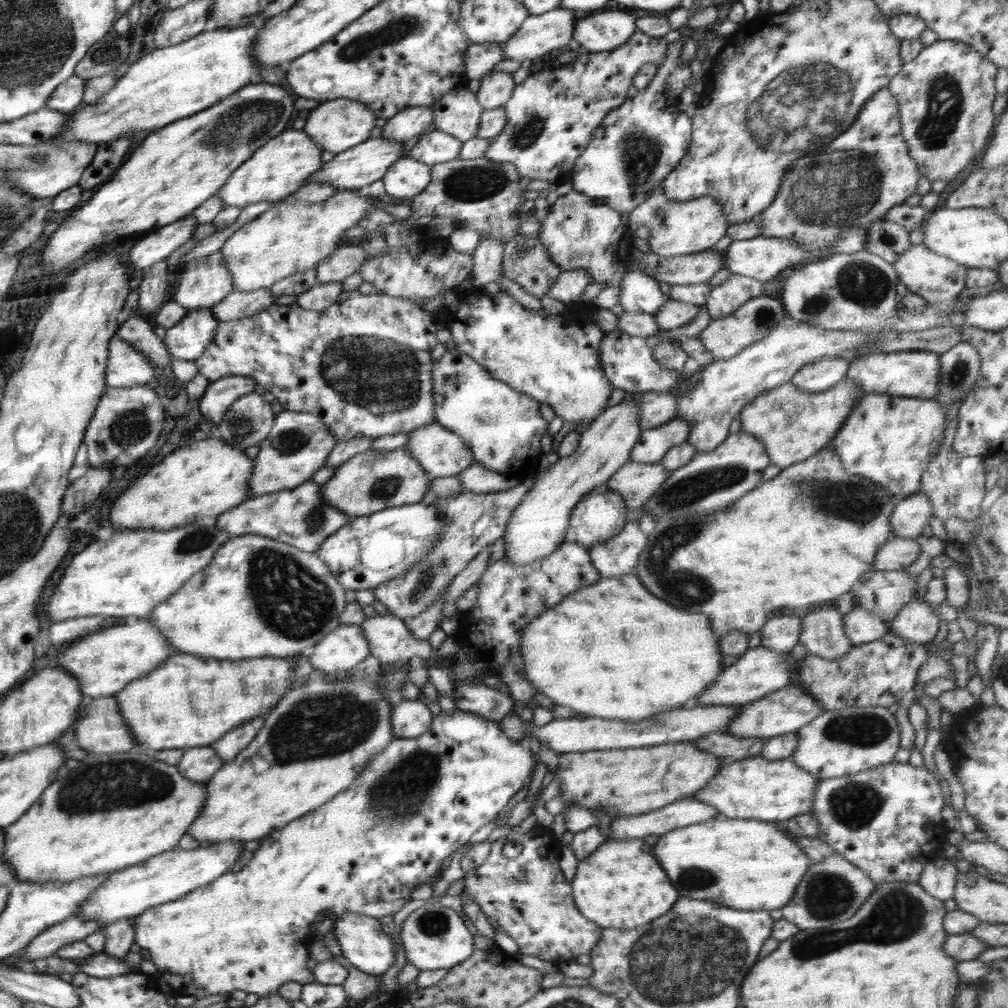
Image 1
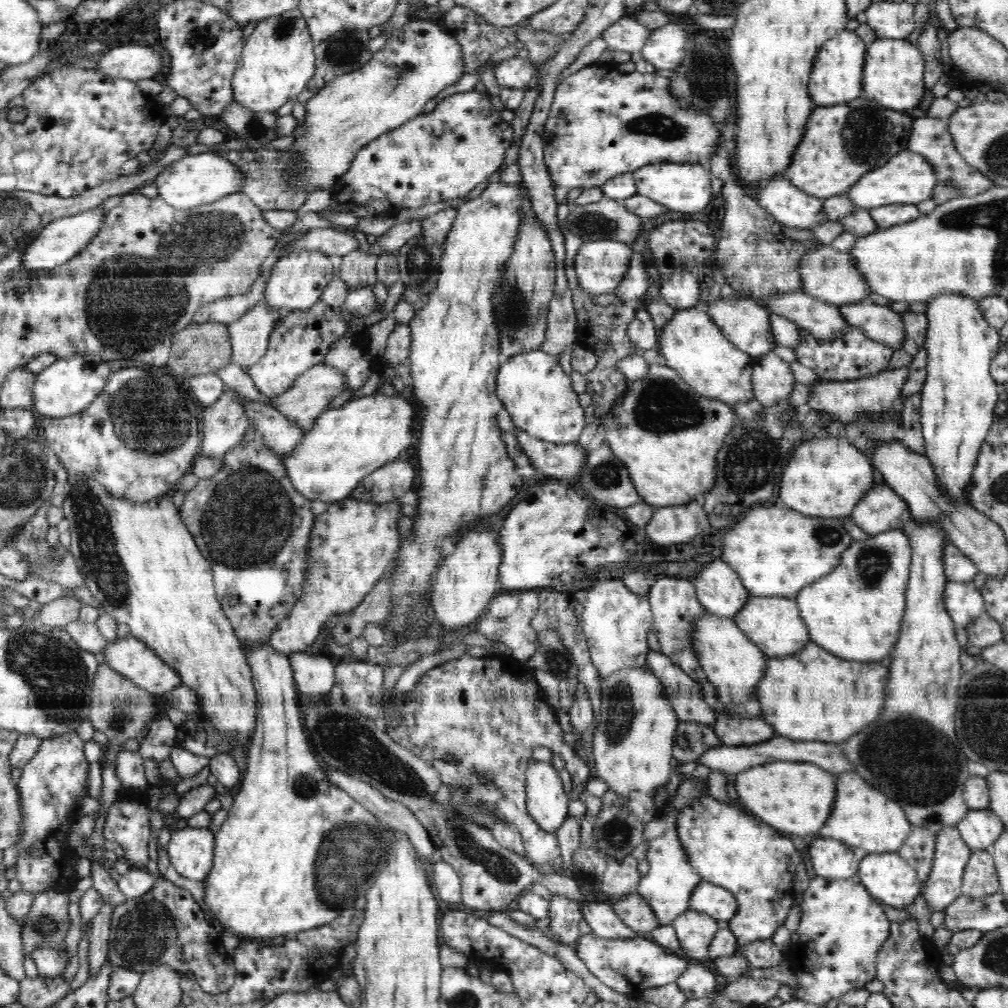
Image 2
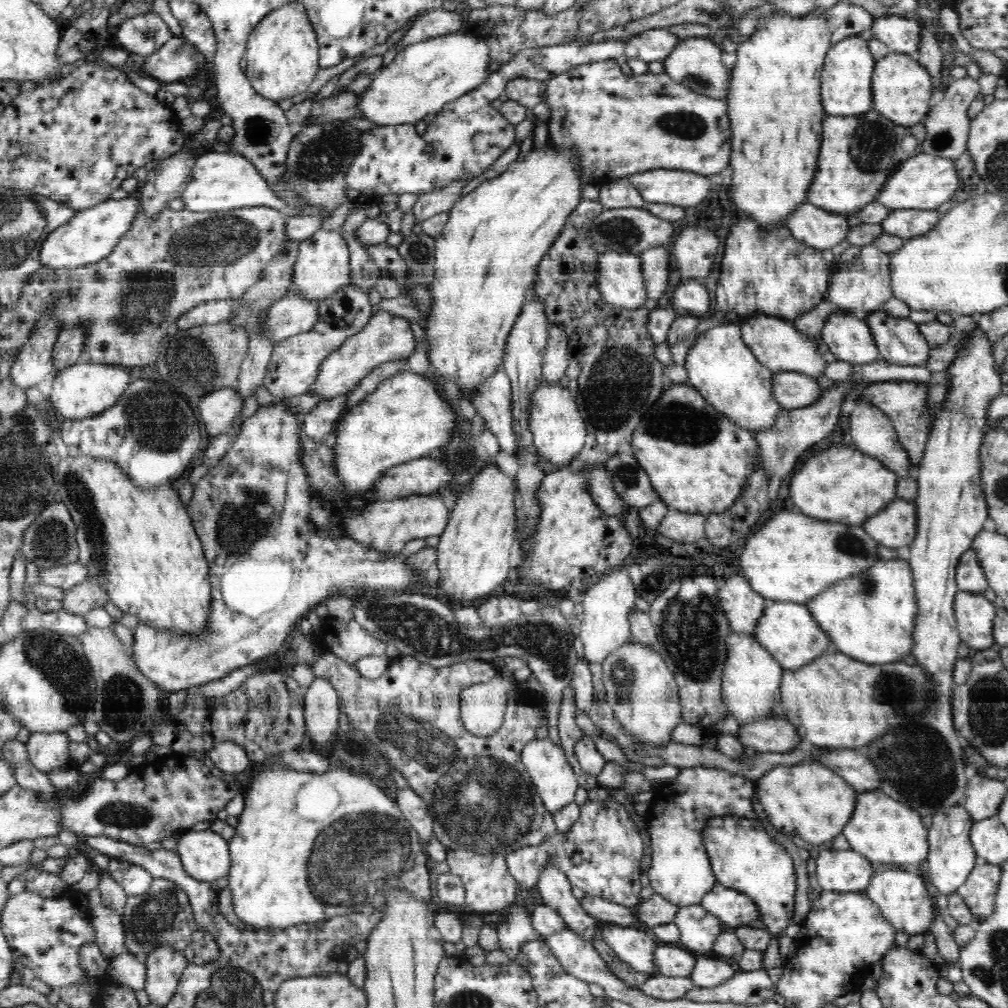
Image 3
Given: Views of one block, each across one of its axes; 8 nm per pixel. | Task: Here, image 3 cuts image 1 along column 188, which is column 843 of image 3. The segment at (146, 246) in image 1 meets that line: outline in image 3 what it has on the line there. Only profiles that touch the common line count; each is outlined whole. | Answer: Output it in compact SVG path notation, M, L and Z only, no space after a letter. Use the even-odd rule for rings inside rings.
M802 202L785 220L785 227L793 237L814 249L828 250L845 241L851 227L848 218L826 211L810 202Z

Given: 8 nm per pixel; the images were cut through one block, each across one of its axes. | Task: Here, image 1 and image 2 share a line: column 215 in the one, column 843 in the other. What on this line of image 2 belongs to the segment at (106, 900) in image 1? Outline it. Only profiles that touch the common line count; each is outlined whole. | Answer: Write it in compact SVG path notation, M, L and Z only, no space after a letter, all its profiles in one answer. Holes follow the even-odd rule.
M819 836L807 843L813 875L828 881L855 880L858 876L860 855L839 840Z

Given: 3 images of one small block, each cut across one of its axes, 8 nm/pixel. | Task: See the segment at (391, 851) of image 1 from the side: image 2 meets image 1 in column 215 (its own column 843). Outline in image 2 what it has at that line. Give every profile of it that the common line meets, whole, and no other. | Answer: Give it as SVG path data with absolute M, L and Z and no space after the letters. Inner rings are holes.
M812 875L808 889L802 893L802 917L796 930L798 942L798 967L793 965L793 973L799 986L793 992L793 998L804 1000L816 1006L825 1006L830 1000L839 999L851 990L865 988L866 982L876 977L877 957L882 944L889 938L891 922L885 916L881 906L876 904L870 892L856 880L828 881Z

